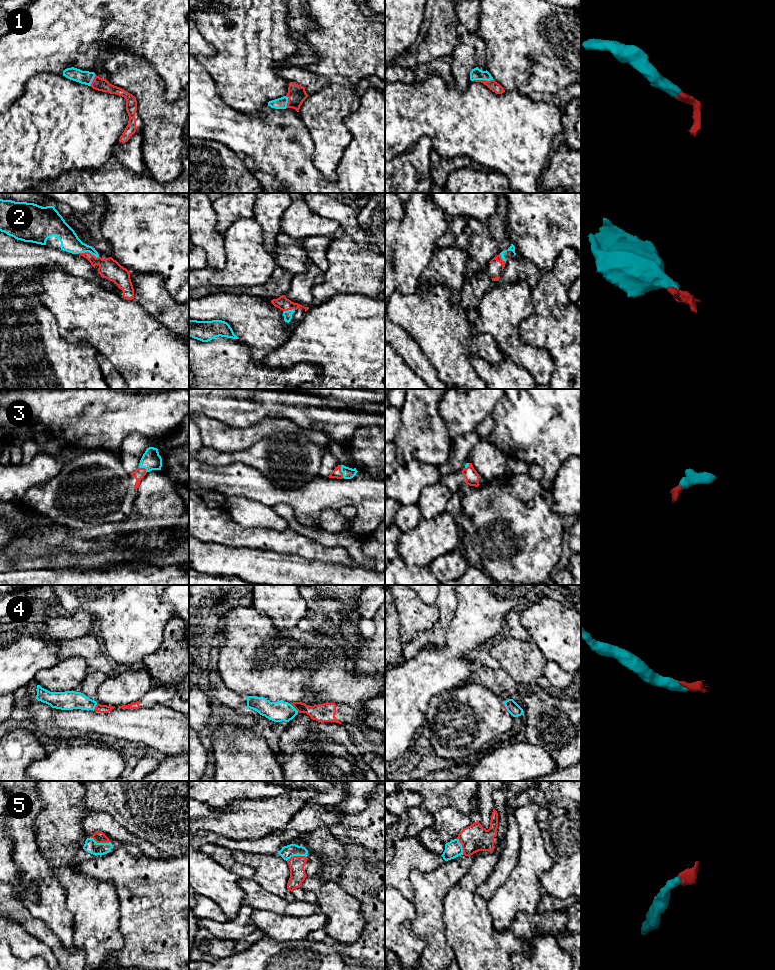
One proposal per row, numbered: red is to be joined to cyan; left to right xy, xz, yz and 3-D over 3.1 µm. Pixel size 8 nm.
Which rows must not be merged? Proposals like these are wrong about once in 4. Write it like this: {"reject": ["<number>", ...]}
{"reject": []}

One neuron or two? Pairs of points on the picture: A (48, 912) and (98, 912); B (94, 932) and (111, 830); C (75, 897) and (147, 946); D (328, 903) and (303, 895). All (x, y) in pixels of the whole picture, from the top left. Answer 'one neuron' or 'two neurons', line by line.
A: two neurons
B: two neurons
C: two neurons
D: two neurons

